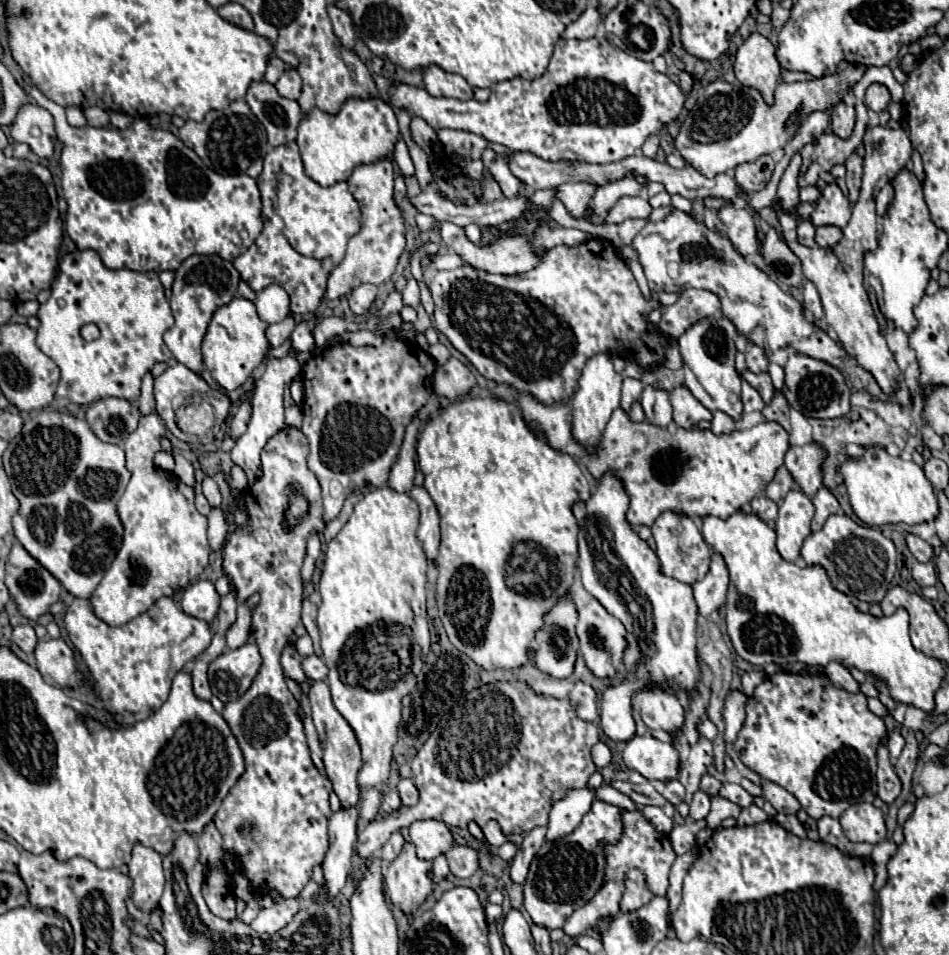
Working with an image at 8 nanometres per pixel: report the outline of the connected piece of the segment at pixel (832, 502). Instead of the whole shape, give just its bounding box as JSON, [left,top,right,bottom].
[812,488,840,532]

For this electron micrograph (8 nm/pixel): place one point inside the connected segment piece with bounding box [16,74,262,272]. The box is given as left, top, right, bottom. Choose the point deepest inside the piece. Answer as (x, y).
(142, 199)

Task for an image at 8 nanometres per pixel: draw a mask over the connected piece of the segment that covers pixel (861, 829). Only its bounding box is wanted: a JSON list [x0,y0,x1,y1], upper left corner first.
[840,804,886,844]

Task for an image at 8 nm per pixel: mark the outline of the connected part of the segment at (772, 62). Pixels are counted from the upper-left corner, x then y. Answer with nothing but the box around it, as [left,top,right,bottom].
[734,34,782,102]

